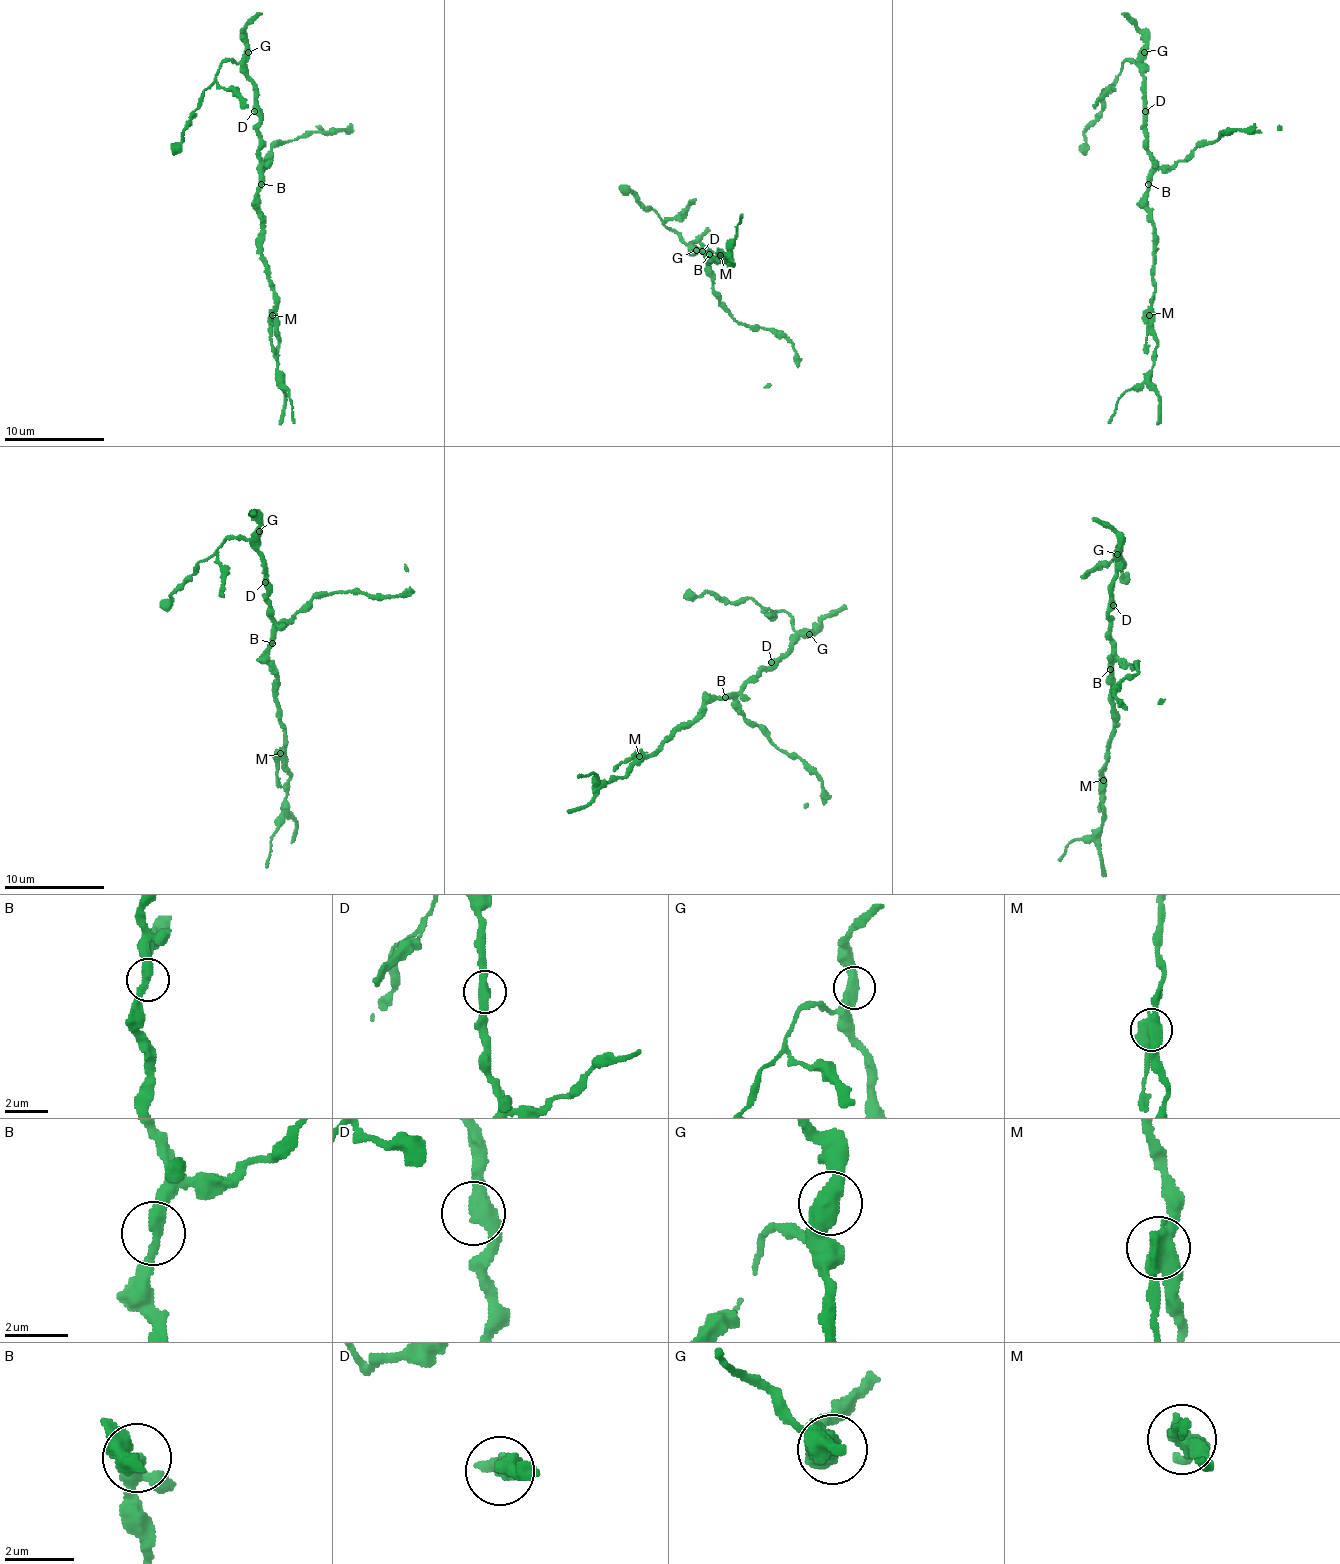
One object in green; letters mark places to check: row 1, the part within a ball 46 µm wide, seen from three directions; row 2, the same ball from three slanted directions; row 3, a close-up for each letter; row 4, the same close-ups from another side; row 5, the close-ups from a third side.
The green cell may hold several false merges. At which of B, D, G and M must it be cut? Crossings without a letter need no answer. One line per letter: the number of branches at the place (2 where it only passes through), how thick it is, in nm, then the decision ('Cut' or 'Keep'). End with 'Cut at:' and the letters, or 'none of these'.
B: Branches: 2. Thickness 360 nm. Keep
D: Branches: 2. Thickness 440 nm. Keep
G: Branches: 2. Thickness 500 nm. Keep
M: Branches: 2. Thickness 600 nm. Cut
Cut at: M

